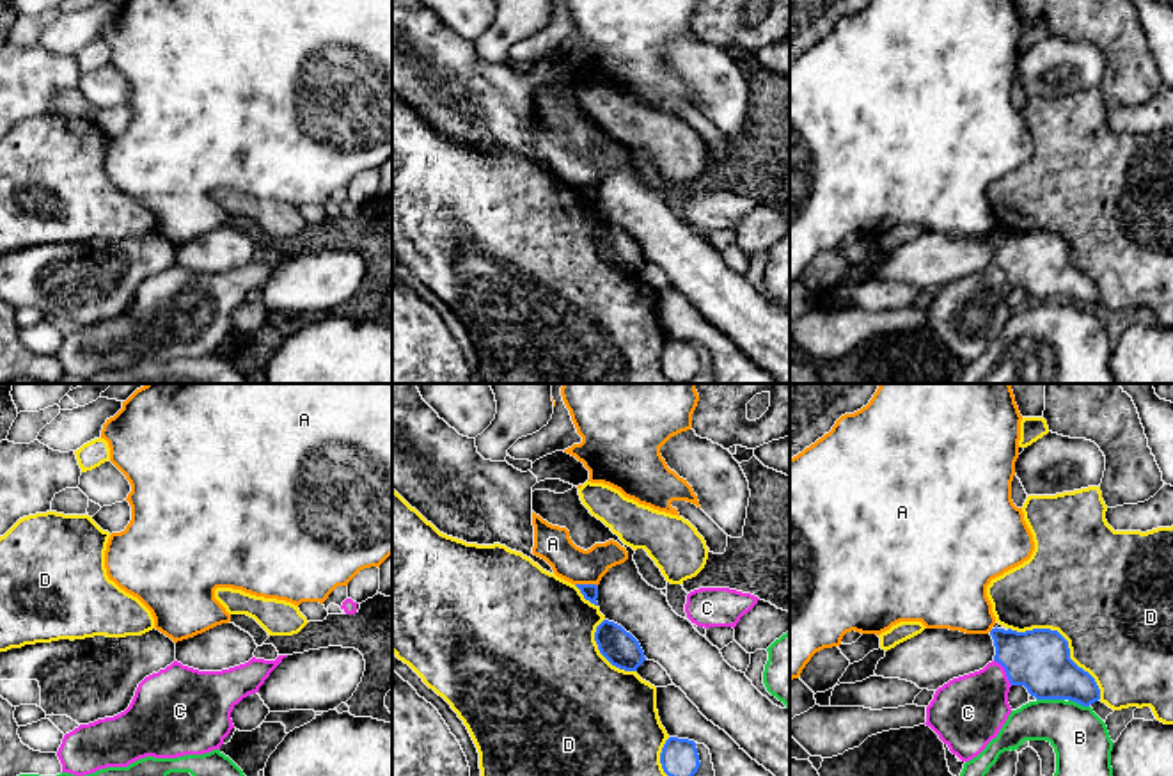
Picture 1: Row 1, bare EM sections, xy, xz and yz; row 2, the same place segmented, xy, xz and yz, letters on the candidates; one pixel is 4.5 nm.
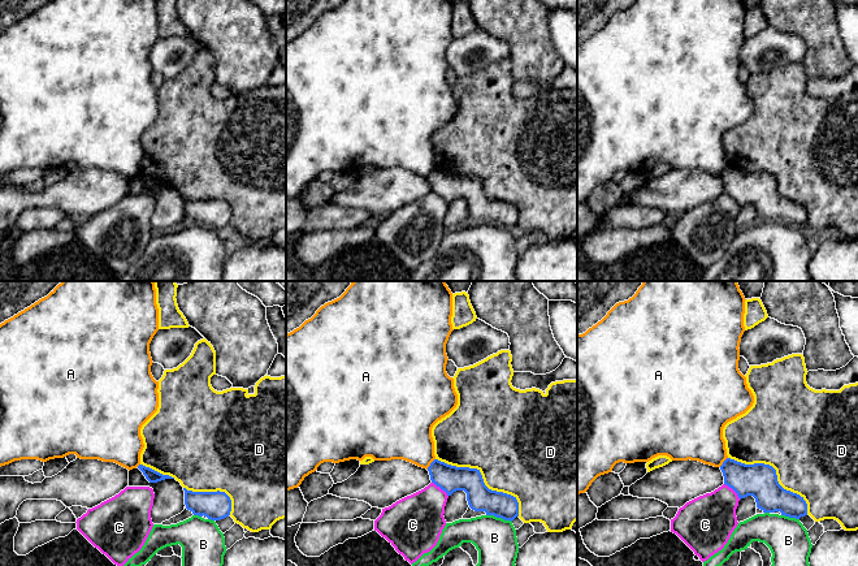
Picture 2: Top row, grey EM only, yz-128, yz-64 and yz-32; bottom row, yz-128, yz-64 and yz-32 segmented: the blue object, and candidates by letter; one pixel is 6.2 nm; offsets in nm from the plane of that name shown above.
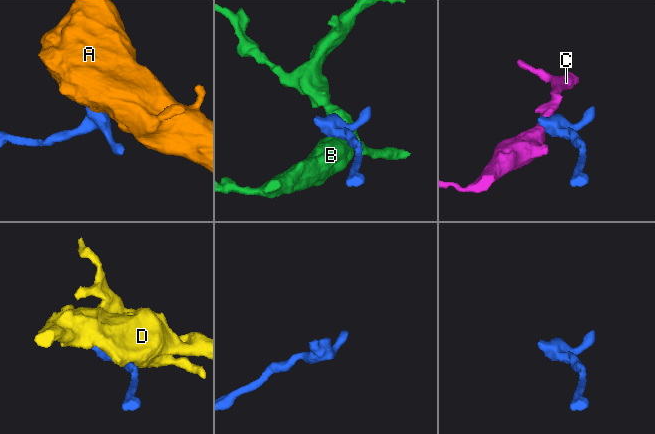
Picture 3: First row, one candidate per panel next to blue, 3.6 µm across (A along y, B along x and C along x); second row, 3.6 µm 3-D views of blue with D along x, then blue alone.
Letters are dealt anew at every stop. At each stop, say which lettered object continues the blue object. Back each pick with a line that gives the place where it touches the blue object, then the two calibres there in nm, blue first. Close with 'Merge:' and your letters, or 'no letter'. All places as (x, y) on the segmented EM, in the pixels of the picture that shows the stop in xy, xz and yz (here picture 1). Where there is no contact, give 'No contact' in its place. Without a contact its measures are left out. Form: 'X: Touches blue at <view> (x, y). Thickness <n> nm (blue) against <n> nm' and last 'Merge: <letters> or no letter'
Merge: no letter

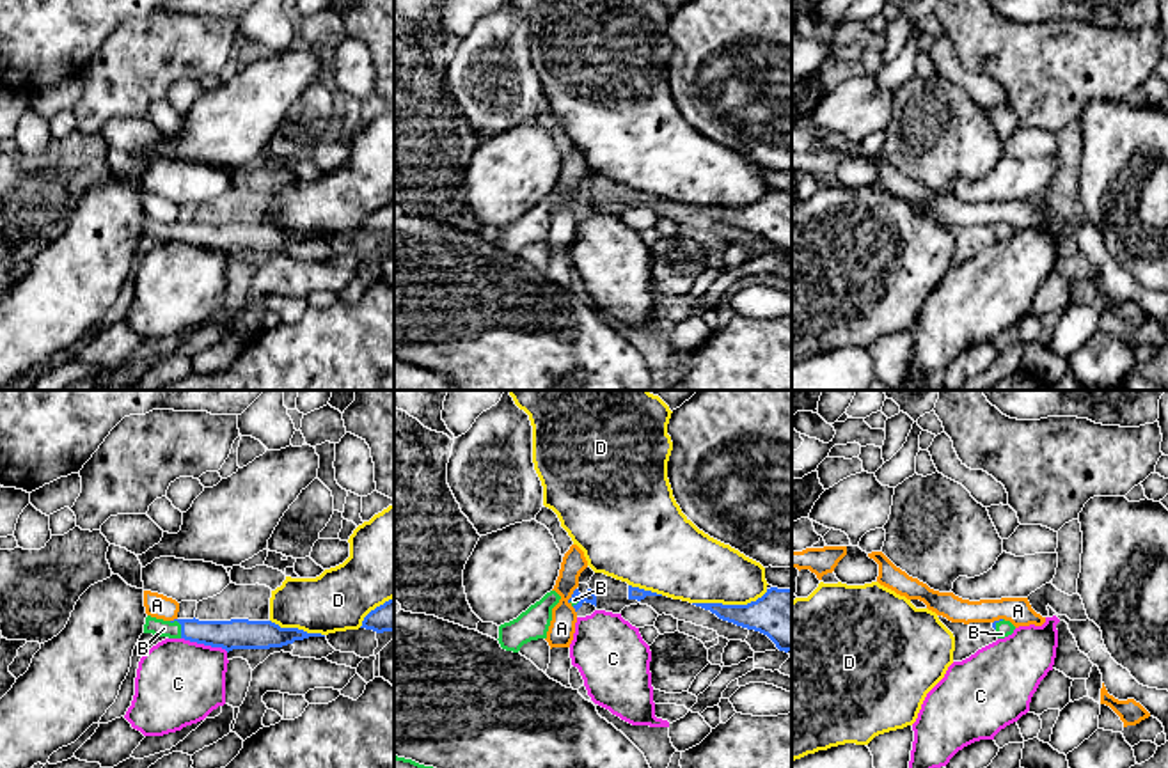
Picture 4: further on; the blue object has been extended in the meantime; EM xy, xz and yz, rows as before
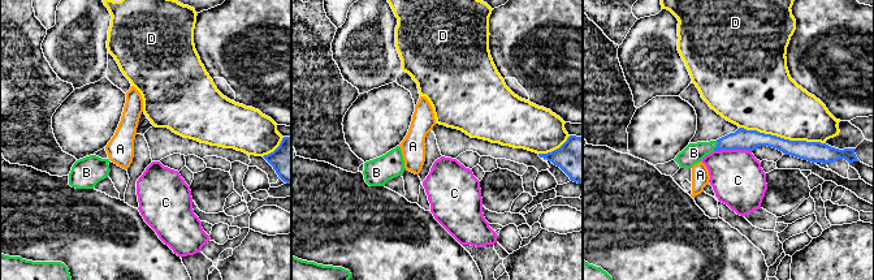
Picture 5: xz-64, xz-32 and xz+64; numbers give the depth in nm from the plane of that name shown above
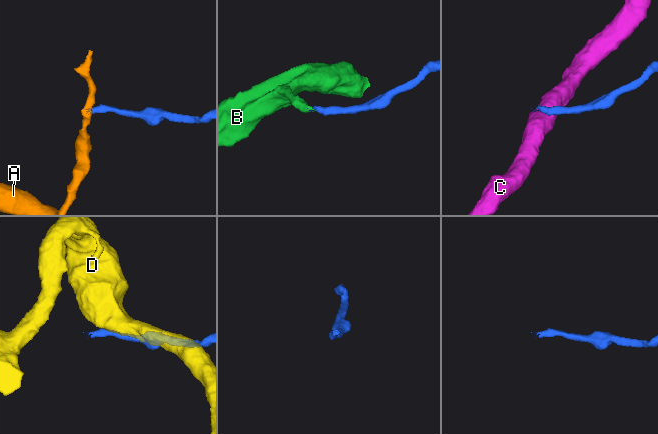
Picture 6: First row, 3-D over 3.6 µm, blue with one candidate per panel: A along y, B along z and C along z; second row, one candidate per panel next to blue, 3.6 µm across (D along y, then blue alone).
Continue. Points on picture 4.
B: Touches blue at xy (181, 626). Thickness 140 nm (blue) against 80 nm
Merge: B

